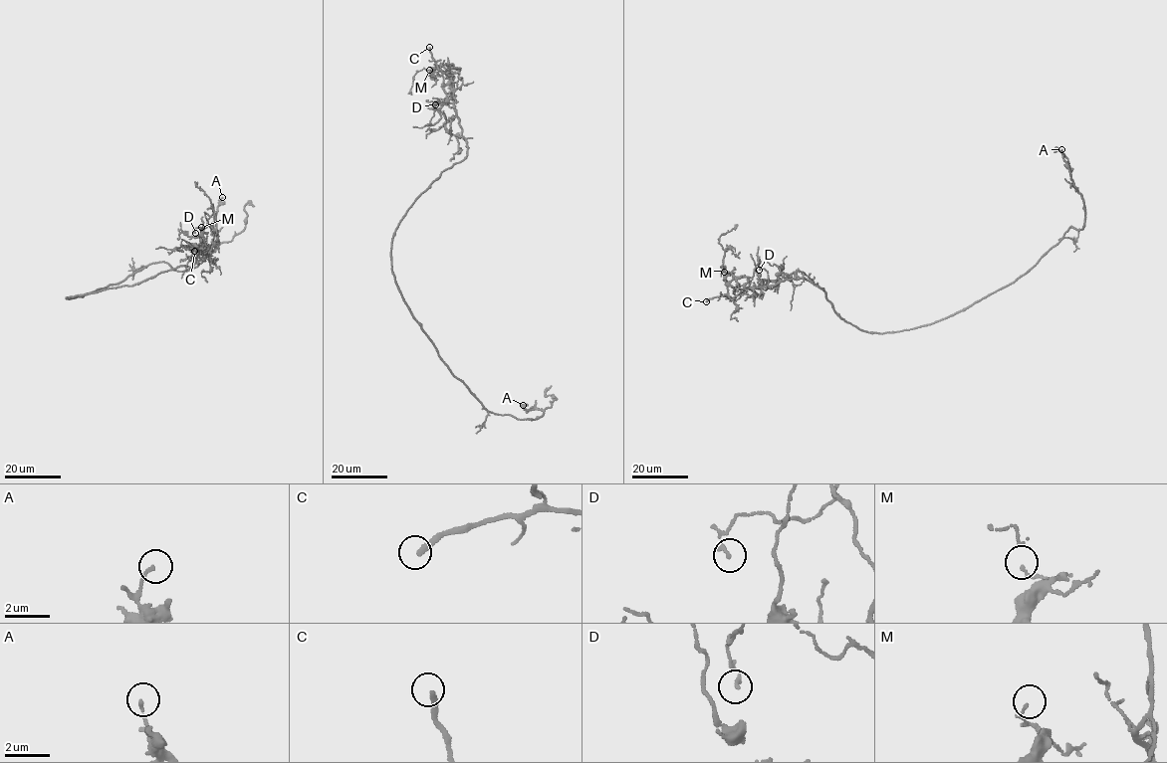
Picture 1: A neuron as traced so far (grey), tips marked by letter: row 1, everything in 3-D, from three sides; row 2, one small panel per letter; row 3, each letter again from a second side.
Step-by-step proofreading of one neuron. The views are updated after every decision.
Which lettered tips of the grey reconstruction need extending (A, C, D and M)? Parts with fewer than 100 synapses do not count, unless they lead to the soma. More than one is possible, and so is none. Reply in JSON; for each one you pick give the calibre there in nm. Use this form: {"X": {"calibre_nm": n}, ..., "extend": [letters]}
{"C": {"calibre_nm": 260}, "extend": ["C"]}

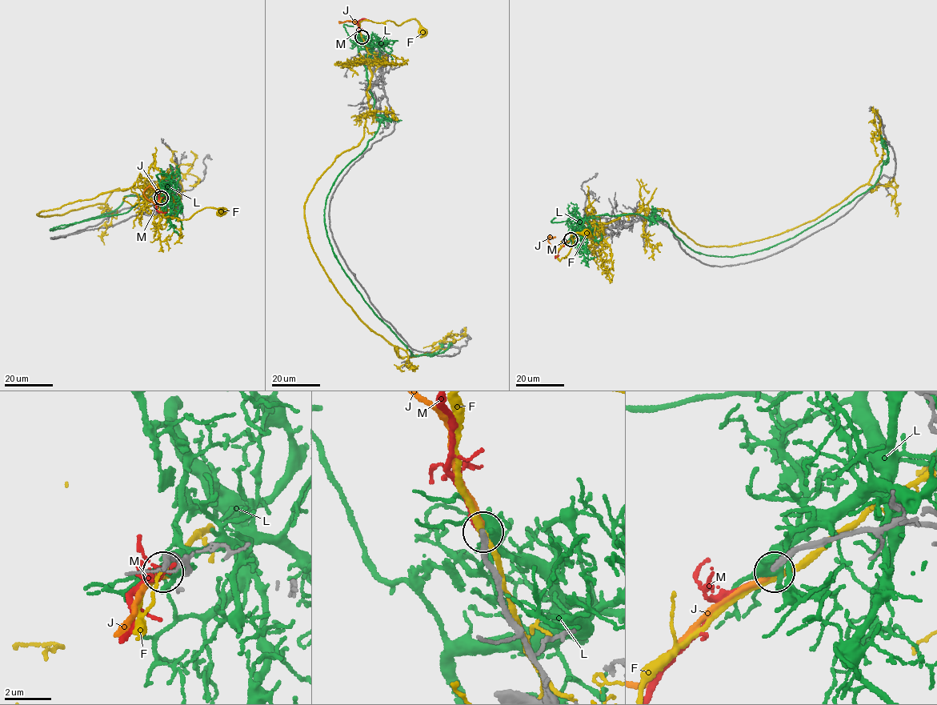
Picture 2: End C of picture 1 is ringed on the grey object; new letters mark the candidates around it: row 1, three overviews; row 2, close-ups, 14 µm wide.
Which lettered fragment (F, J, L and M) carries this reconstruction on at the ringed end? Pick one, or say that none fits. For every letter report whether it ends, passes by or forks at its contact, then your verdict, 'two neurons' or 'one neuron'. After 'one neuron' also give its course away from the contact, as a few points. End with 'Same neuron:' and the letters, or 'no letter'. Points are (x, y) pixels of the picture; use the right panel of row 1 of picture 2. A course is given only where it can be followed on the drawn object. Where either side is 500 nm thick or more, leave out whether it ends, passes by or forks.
F: it passes by | two neurons
J: it ends | two neurons
L: it forks | two neurons
M: it ends | one neuron | via (570, 239), (558, 255)
Same neuron: M

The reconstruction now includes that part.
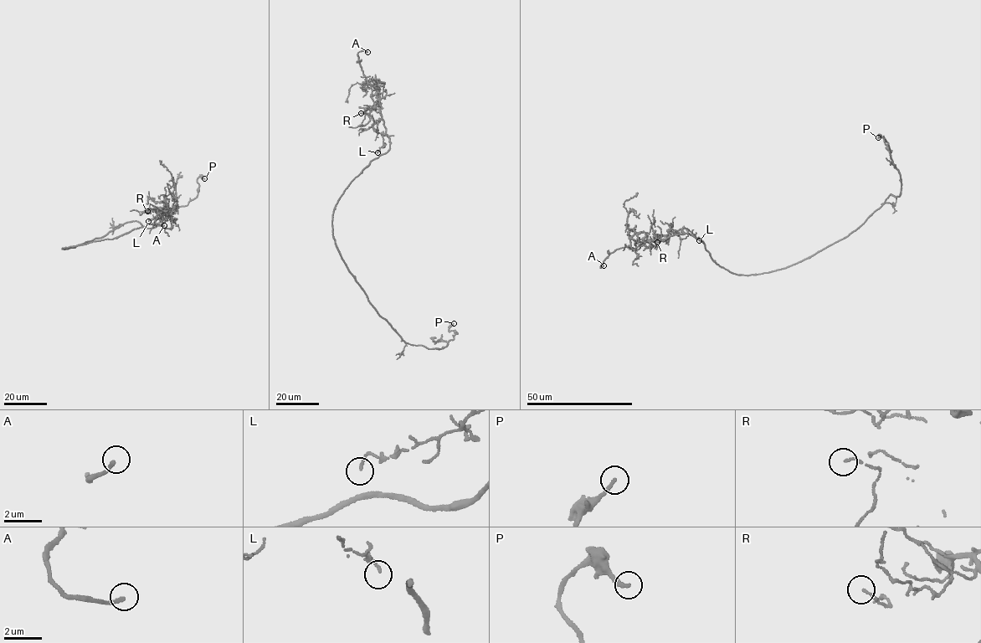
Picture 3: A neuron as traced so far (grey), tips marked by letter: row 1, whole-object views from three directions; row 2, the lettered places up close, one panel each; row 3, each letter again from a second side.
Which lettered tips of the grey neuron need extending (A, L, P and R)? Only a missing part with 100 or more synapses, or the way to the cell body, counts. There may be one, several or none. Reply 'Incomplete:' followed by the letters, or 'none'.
Incomplete: A

